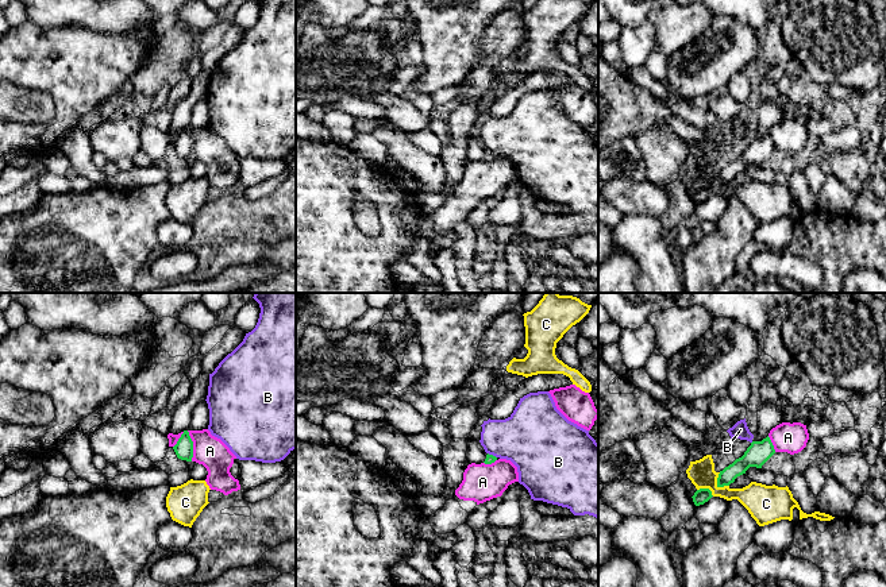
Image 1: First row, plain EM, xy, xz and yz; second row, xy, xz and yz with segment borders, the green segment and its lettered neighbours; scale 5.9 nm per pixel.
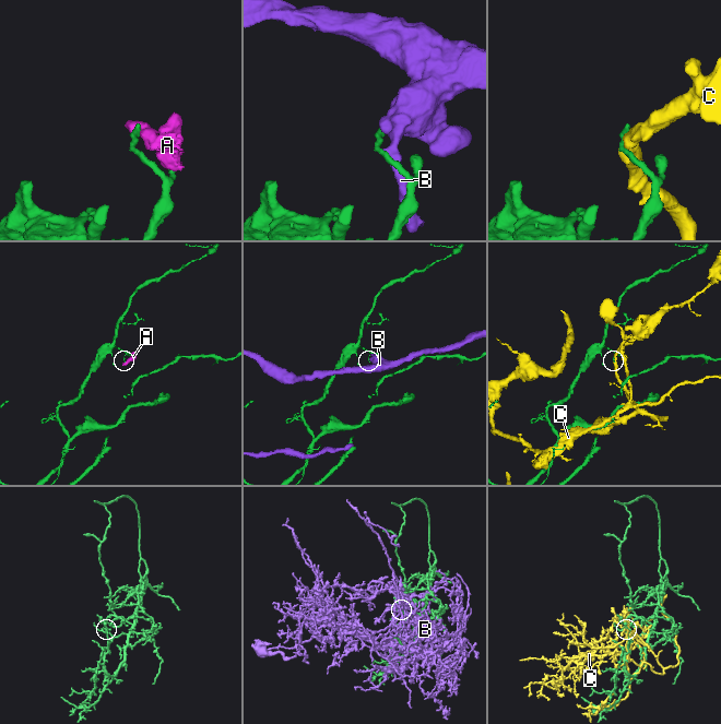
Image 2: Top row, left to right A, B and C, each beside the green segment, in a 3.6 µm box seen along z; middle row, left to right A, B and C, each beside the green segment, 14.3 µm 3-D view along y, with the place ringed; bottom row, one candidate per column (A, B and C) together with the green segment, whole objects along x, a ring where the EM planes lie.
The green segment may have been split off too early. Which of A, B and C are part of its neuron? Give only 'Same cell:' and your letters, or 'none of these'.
Same cell: none of these

